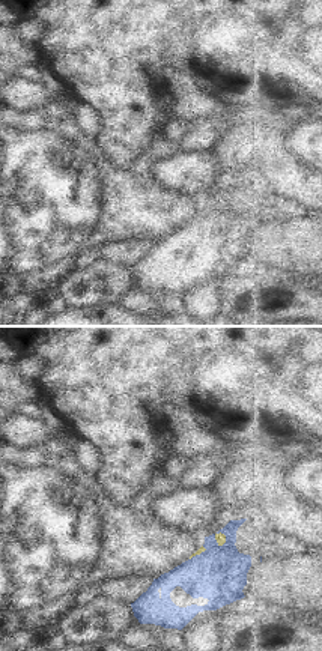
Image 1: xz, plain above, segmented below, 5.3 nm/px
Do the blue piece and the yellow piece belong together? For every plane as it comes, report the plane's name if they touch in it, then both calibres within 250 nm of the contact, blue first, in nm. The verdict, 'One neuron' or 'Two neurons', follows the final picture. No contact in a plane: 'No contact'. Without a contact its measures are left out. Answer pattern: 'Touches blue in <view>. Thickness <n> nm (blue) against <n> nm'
Touches blue in xz. Thickness 280 nm (blue) against 50 nm.

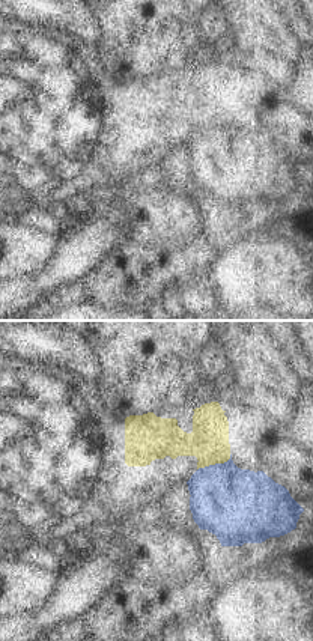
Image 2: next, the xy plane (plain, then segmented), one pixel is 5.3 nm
Touches blue in xy. Thickness 380 nm (blue) against 200 nm.

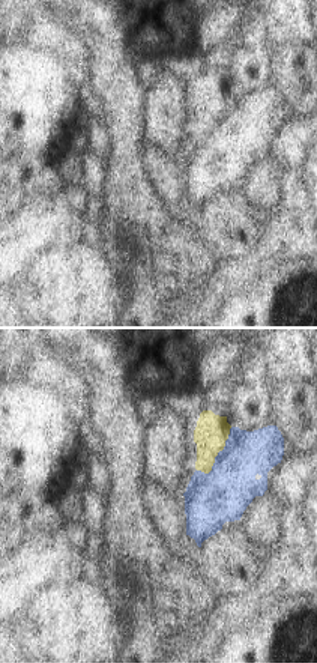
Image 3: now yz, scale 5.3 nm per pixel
Touches blue in yz. Thickness 280 nm (blue) against 180 nm.

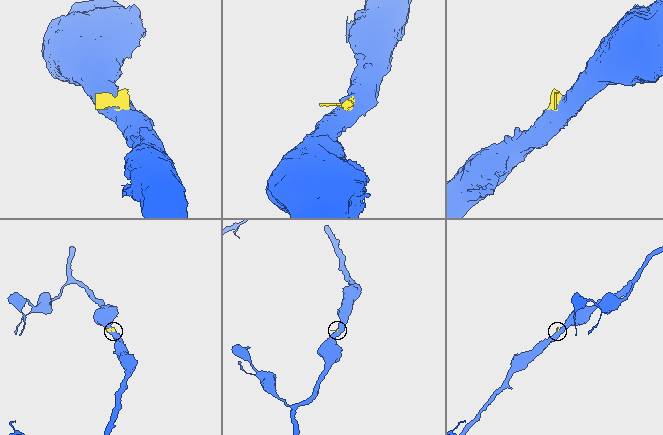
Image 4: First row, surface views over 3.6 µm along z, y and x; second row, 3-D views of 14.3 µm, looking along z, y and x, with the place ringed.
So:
Two neurons.

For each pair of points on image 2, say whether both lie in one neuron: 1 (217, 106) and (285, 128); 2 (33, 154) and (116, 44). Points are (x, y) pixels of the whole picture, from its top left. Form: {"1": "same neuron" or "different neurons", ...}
{"1": "same neuron", "2": "different neurons"}

